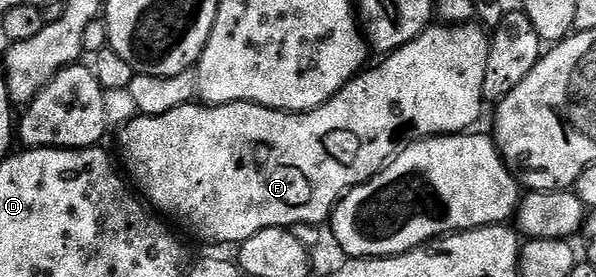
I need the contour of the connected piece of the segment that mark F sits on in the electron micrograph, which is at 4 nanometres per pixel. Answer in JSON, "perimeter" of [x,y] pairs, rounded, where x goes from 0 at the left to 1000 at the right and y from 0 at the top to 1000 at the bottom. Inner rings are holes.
{"perimeter":[[[747,83],[723,87],[691,155],[646,195],[641,224],[626,249],[612,256],[592,278],[570,332],[550,372],[544,372],[535,394],[525,394],[515,408],[473,408],[468,394],[451,394],[441,379],[431,379],[421,365],[398,365],[381,379],[349,379],[344,372],[320,372],[295,386],[295,401],[282,401],[267,422],[240,422],[237,415],[216,437],[213,451],[203,455],[205,538],[211,549],[210,621],[228,664],[238,679],[237,708],[273,787],[294,783],[315,838],[352,884],[388,884],[398,892],[423,848],[430,848],[445,827],[487,827],[497,812],[525,812],[540,819],[554,794],[554,773],[560,765],[560,744],[574,722],[577,697],[587,693],[601,668],[609,668],[617,646],[624,646],[641,614],[643,596],[654,578],[656,563],[668,549],[673,495],[680,502],[706,502],[711,495],[740,495],[743,487],[775,487],[780,466],[789,466],[802,437],[809,408],[812,368],[809,332],[812,329],[812,285],[819,256],[819,184],[822,181],[822,134],[817,108],[802,83],[784,83],[780,90],[752,90]]]}

